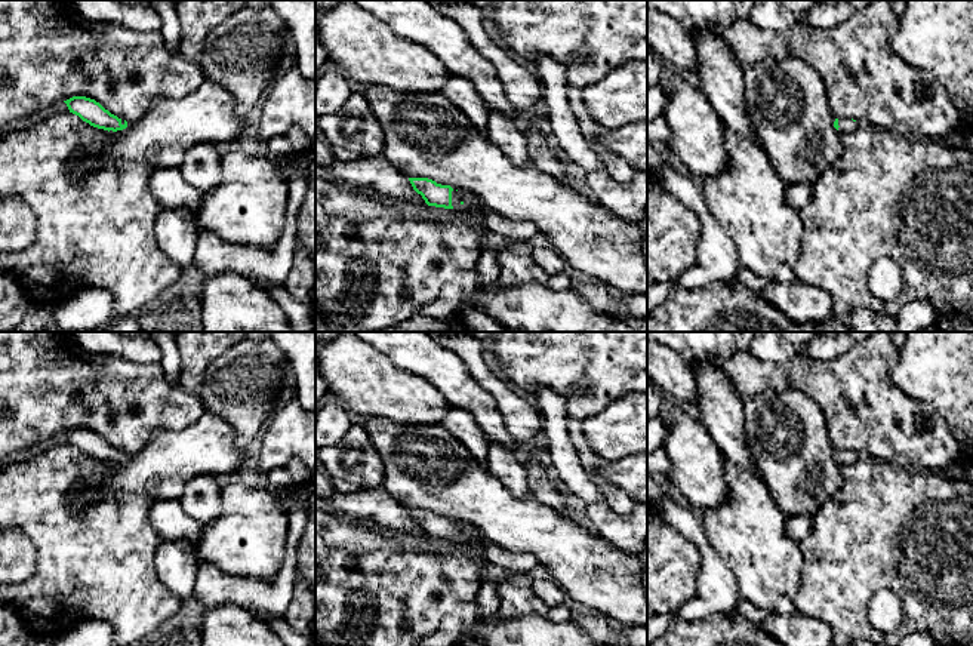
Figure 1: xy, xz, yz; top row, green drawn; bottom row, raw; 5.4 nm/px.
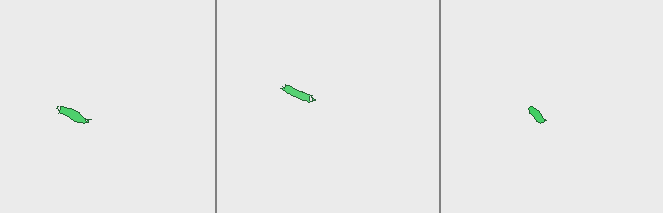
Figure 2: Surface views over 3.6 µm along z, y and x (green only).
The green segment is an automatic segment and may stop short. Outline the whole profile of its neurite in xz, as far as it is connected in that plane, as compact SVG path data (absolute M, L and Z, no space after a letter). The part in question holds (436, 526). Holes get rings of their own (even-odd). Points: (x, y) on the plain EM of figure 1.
M409 510L413 522L422 527L428 538L453 541L469 541L478 535L478 530L464 529L458 522L450 517L437 516L428 510Z

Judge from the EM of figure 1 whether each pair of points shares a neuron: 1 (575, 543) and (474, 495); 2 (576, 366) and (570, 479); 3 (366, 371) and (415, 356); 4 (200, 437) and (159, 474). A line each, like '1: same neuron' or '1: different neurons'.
1: same neuron
2: different neurons
3: different neurons
4: same neuron

